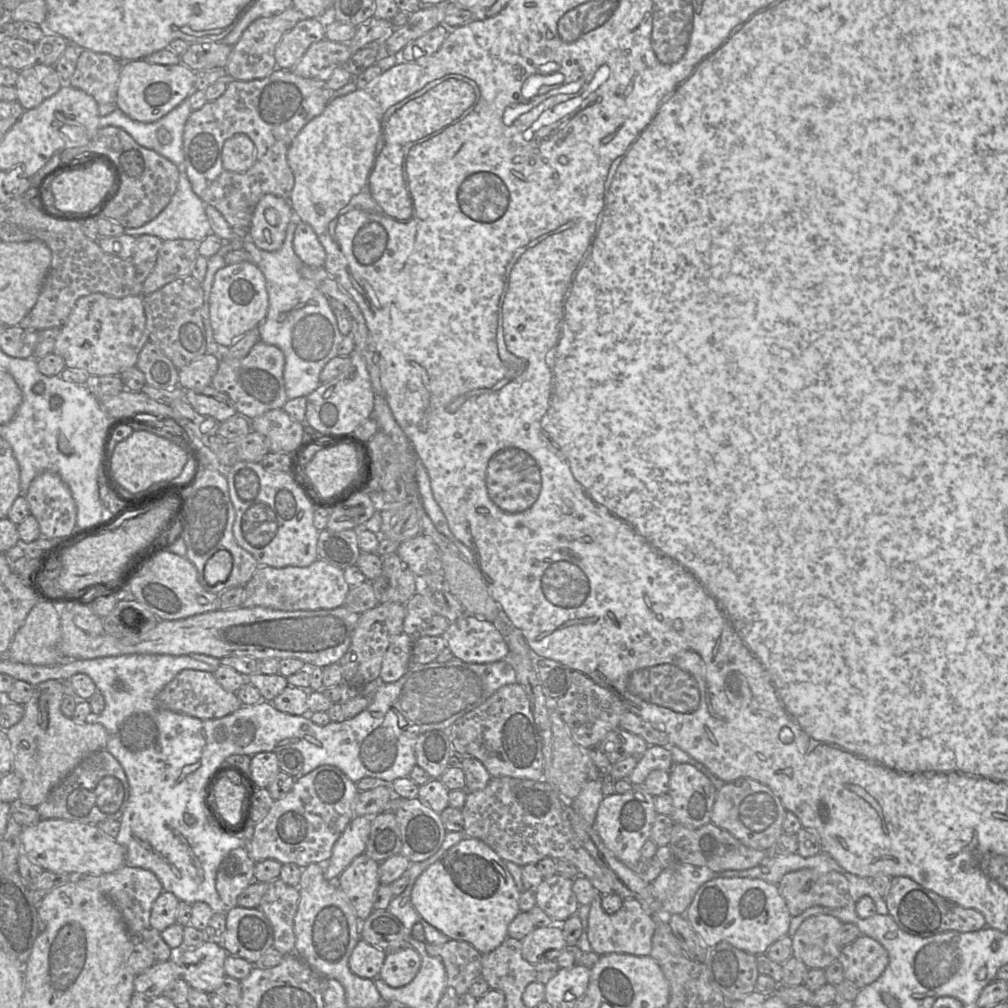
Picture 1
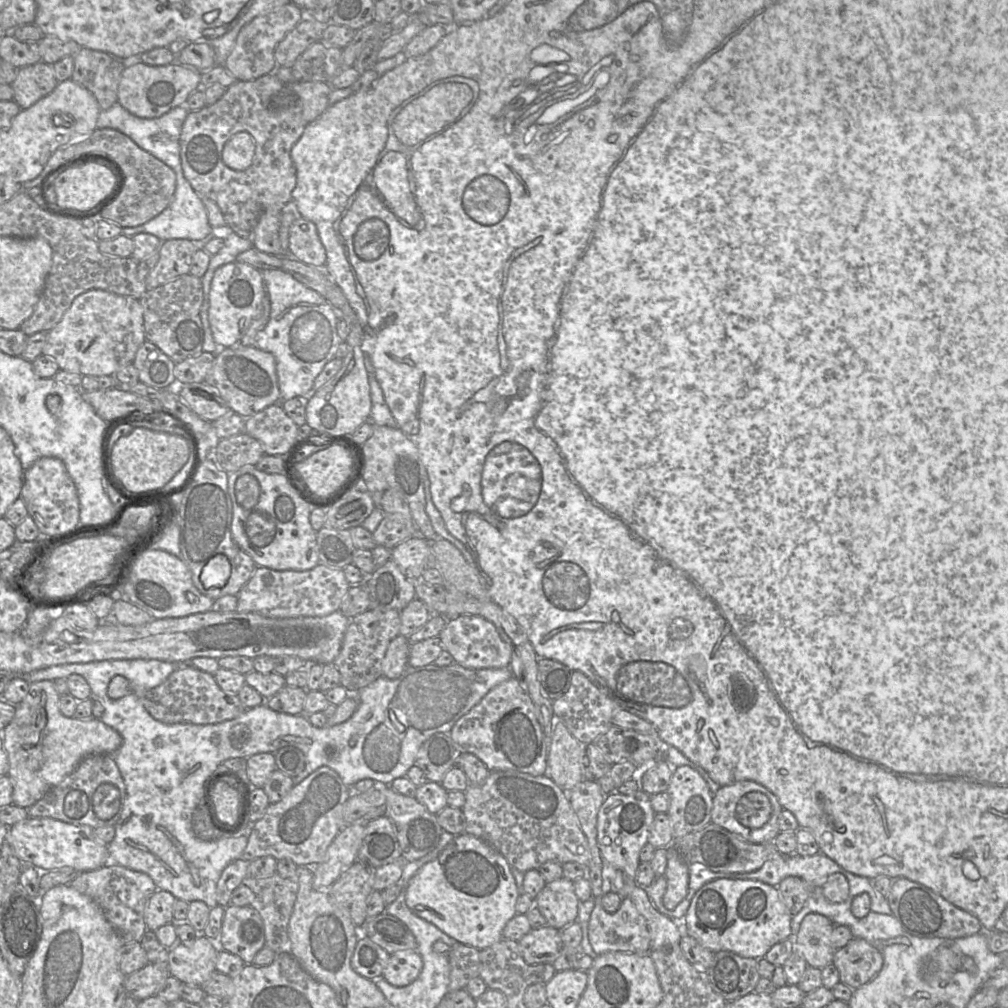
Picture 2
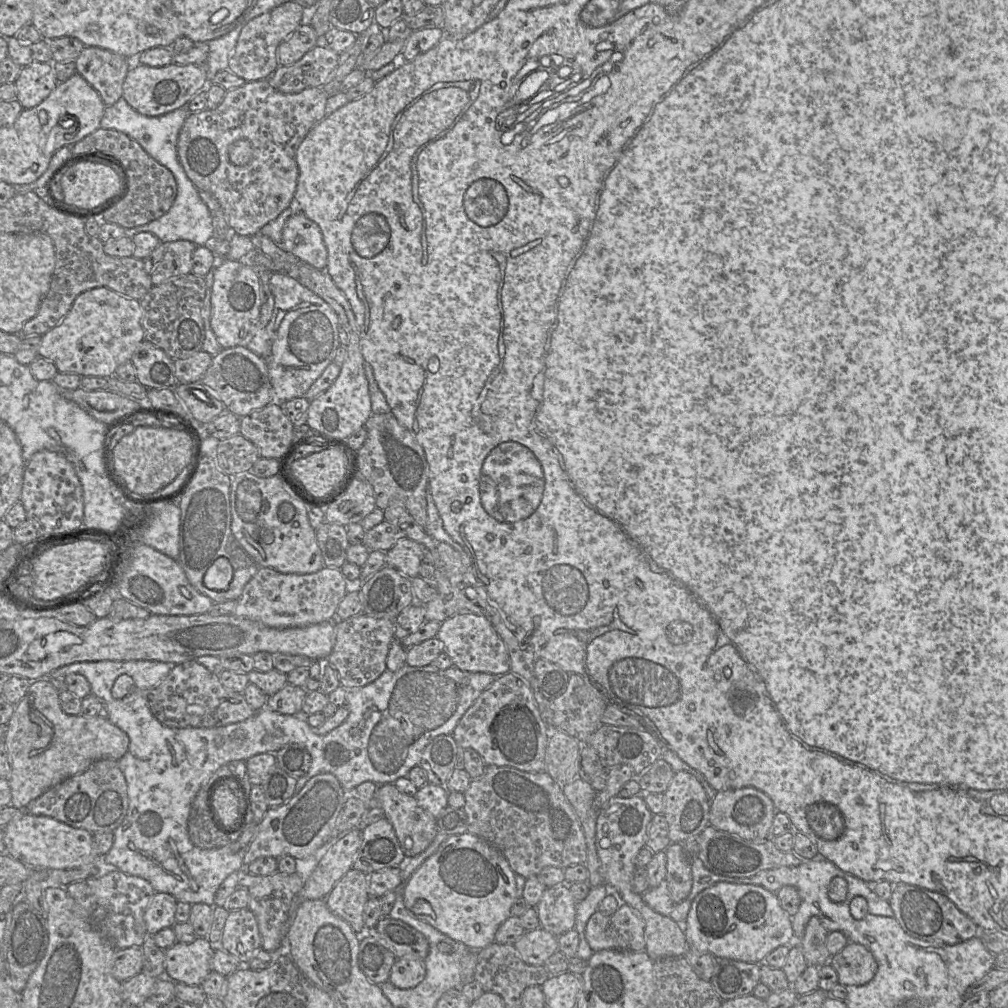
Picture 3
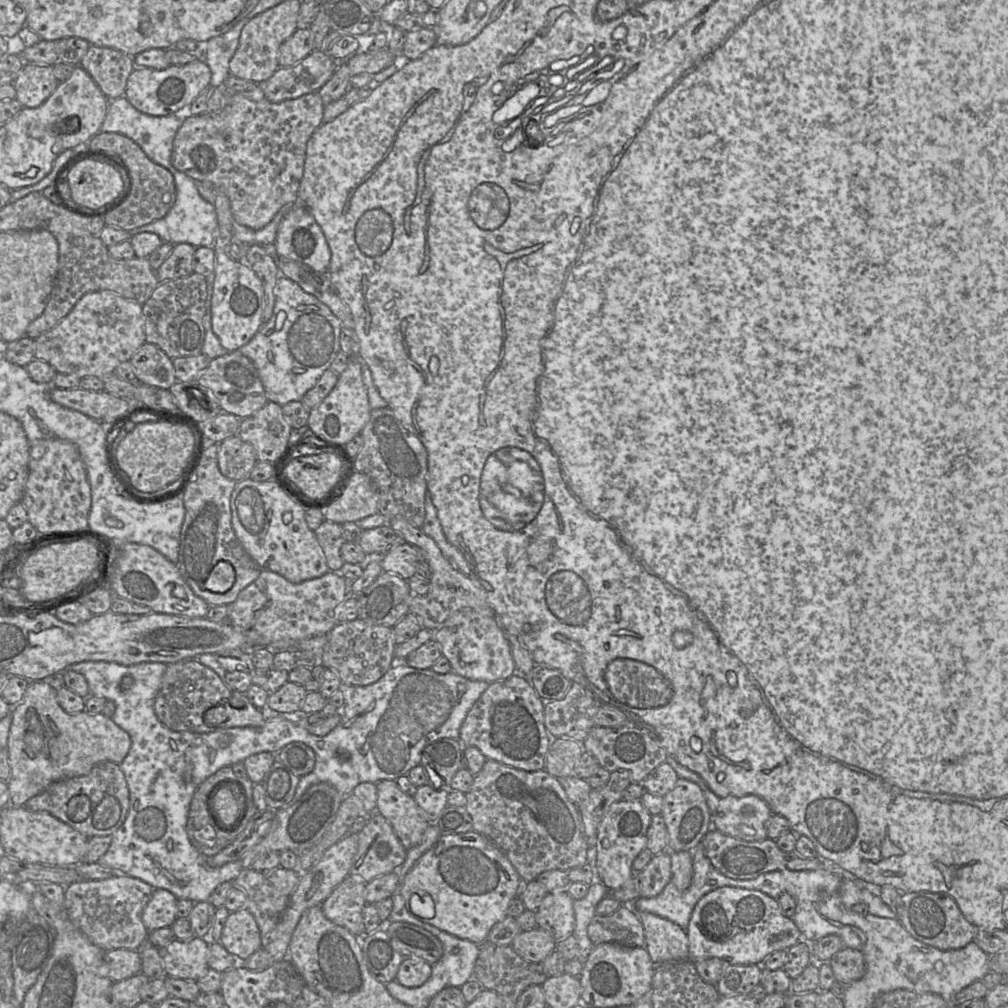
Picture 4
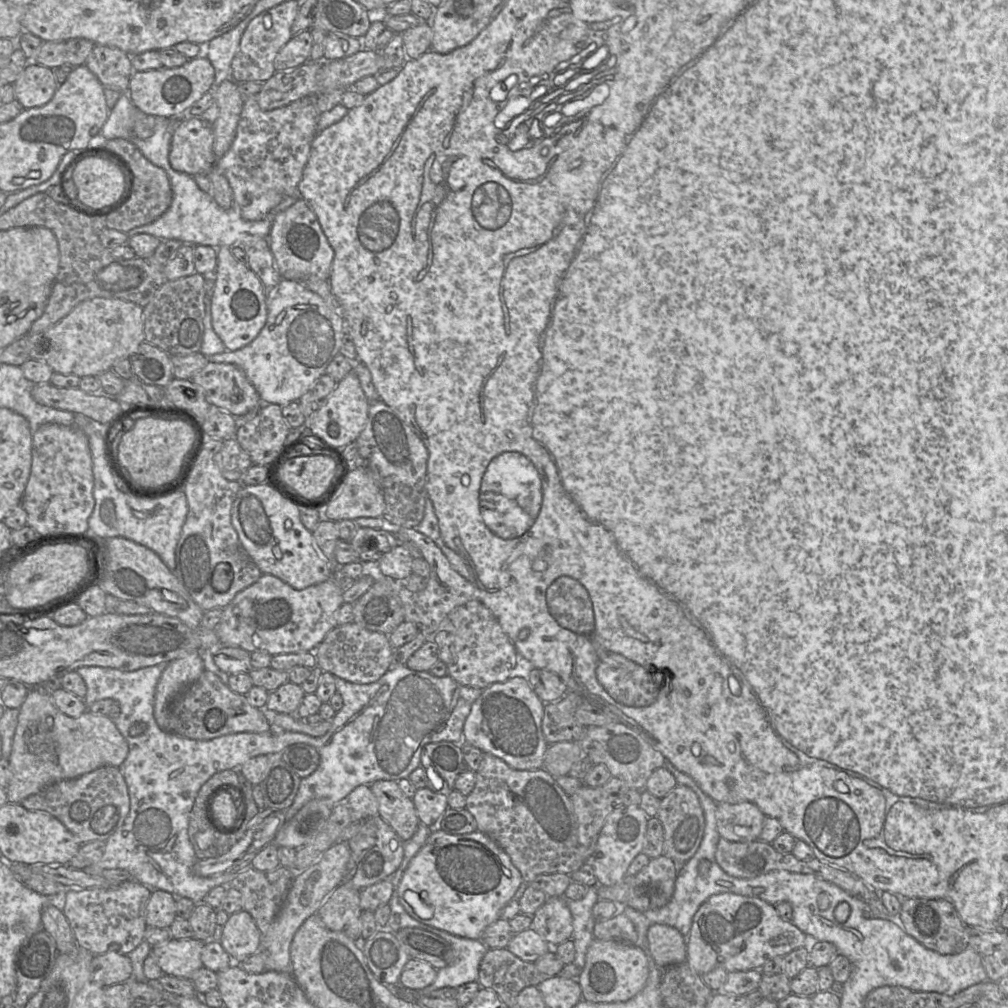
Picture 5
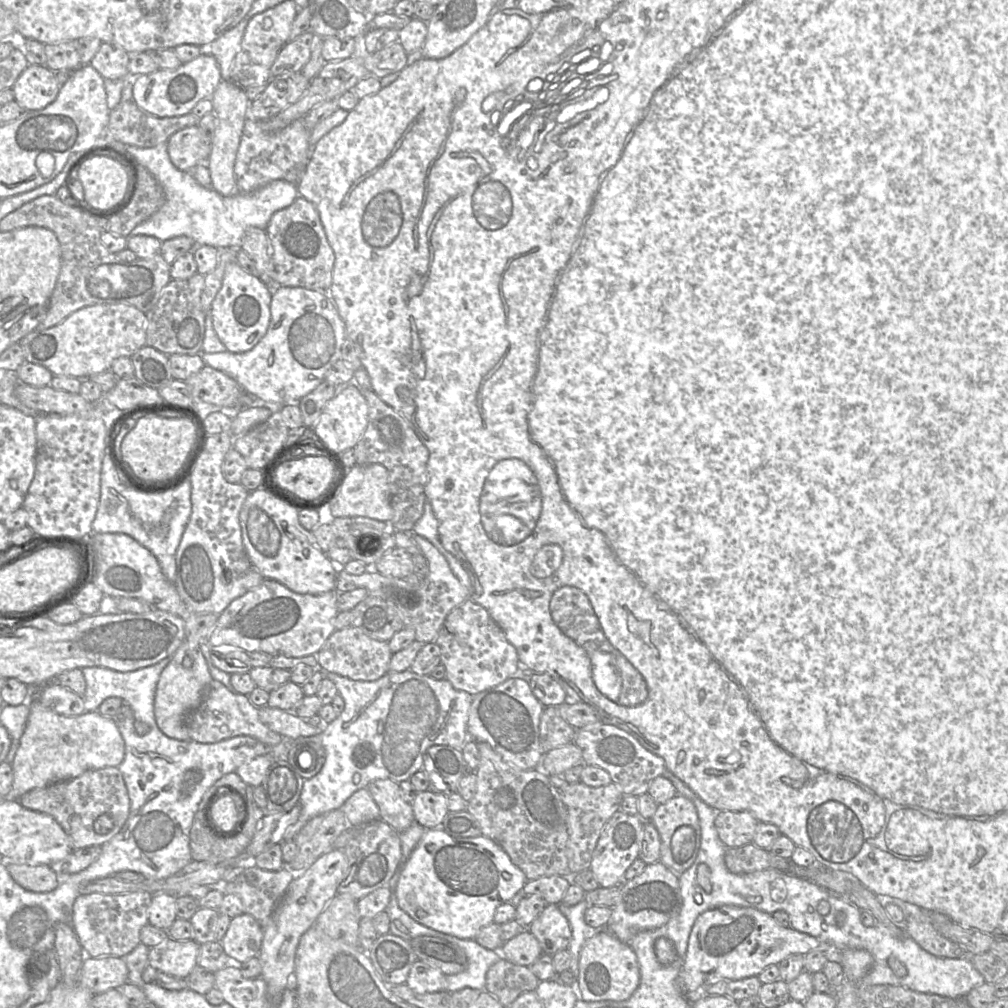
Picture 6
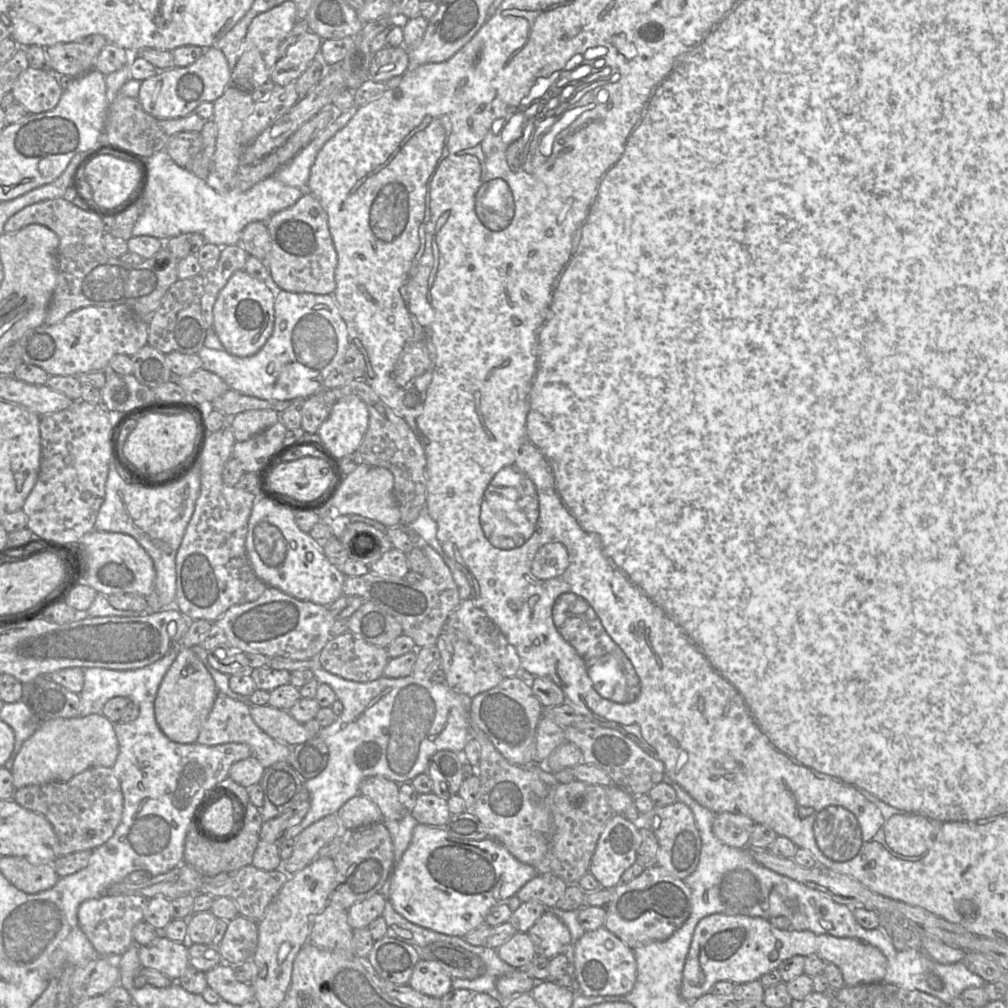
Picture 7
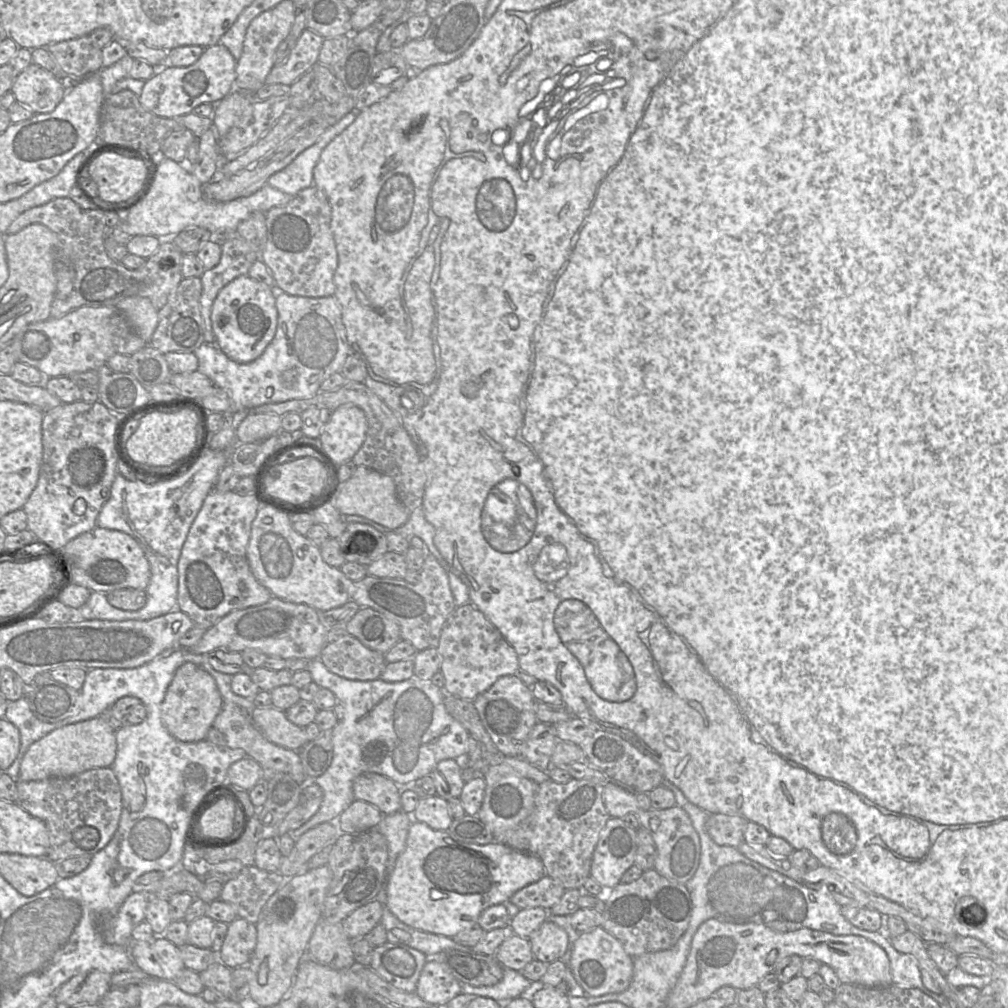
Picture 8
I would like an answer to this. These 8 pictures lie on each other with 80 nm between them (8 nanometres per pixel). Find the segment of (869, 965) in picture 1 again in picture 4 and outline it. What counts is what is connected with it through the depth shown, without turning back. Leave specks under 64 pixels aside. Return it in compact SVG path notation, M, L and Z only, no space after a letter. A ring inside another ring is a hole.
M844 947L829 961L836 980L849 985L860 980L866 972L866 964L861 951Z

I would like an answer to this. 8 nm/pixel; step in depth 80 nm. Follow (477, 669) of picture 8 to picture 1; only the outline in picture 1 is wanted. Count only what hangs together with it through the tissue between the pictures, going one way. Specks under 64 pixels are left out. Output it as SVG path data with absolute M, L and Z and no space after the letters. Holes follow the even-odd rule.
M465 614L442 635L453 655L467 663L487 664L508 658L509 648L490 621Z

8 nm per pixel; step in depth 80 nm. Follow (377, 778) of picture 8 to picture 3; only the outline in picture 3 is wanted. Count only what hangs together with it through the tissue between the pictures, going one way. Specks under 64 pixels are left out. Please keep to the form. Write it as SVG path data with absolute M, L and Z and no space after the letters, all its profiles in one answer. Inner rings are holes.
M394 783L378 785L376 797L406 857L414 857L431 845L438 832L436 817L424 810L416 797L401 792Z

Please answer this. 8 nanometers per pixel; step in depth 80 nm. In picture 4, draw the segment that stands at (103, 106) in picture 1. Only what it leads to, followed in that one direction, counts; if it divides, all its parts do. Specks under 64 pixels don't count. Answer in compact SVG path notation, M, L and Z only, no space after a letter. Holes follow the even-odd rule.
M90 45L80 65L108 100L124 97L129 75L135 68L134 57L107 47Z

